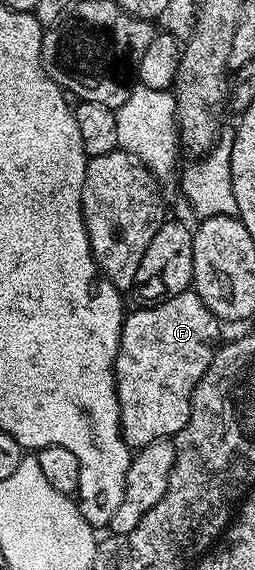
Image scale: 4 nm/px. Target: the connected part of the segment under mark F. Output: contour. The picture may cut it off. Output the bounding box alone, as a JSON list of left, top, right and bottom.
[115,291,221,447]

